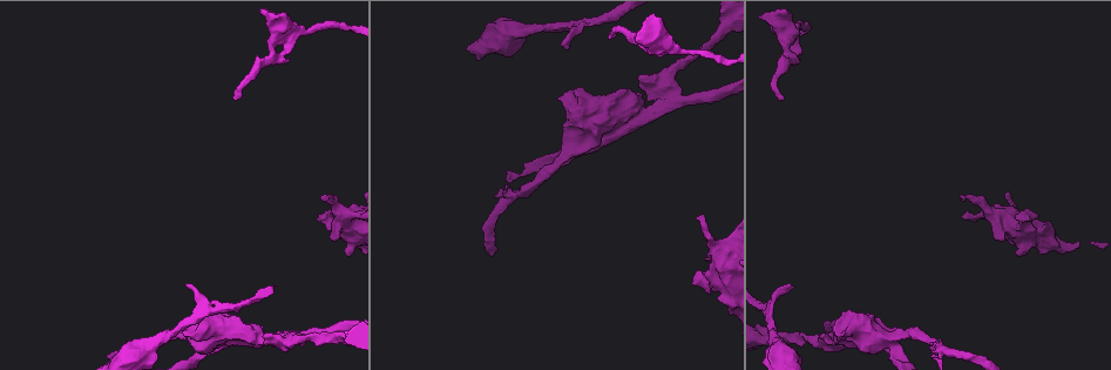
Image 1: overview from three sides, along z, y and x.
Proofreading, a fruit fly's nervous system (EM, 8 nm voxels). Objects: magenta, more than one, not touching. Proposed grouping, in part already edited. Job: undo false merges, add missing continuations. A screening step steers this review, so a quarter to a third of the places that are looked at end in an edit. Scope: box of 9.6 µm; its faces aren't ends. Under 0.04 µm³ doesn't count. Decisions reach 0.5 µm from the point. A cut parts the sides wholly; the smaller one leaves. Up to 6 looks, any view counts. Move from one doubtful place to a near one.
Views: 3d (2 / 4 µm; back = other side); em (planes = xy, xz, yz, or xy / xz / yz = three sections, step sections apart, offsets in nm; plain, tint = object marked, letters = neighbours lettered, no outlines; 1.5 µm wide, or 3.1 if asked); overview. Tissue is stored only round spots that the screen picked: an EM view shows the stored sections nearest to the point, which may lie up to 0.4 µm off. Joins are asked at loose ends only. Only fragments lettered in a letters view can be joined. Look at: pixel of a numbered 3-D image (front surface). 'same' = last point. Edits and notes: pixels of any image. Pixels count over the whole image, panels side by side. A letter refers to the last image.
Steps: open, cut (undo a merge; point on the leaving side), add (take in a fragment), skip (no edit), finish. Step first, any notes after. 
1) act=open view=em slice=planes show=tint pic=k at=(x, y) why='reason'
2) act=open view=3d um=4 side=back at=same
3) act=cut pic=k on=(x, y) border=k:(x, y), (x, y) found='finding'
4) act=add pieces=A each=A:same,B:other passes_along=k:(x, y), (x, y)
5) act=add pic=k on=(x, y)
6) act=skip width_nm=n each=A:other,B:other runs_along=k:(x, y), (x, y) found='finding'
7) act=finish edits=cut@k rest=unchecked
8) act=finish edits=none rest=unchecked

act=open view=3d um=4 side=back pic=1 at=(522, 31) why='thick turns thin'

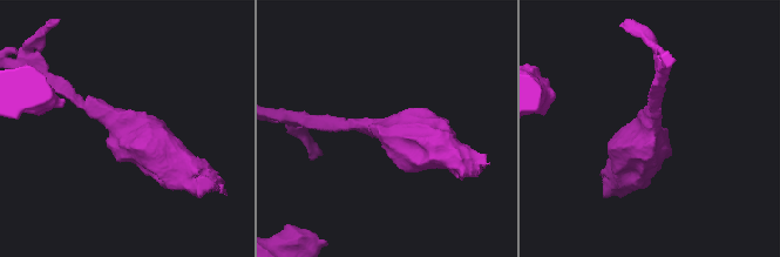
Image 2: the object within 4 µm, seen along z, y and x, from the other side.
act=open view=em slice=planes show=plain pic=2 at=(124, 126) arm_widths_nm=190,700

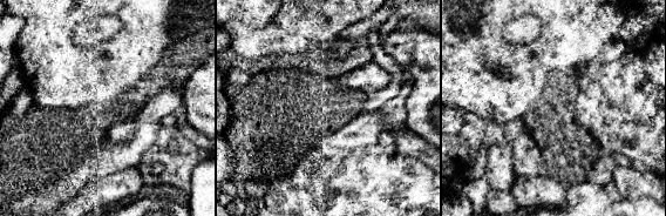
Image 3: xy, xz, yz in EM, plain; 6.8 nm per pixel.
act=open view=em slice=planes show=letters at=same why='see the neighbours'

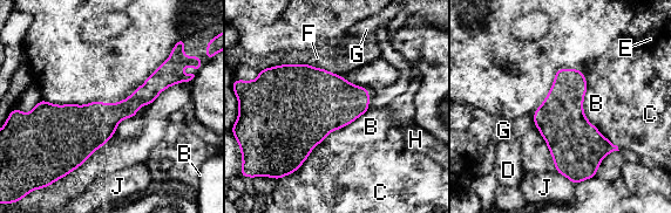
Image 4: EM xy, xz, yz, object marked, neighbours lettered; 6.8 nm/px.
act=skip each=B:other,C:other,D:other,E:other,F:other,G:other,H:other,J:other runs_along=4:(174, 80), (108, 116), (45, 112) found='continuous, no second cell'

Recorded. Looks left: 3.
act=open view=em slice=planes show=letters pic=1 at=(236, 100) why='free end'

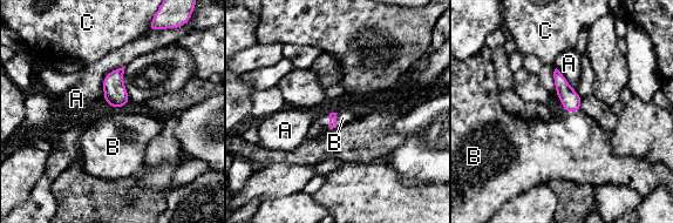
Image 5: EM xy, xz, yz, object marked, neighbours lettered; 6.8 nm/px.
act=add pic=5 on=(342, 117) longest_contact=A:260nm each=A:other,B:same,C:other passes_along=5:(332, 116), (335, 120), (342, 117) found='the cell continues'

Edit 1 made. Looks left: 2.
act=open view=em slice=planes show=plain pic=1 at=(699, 218)

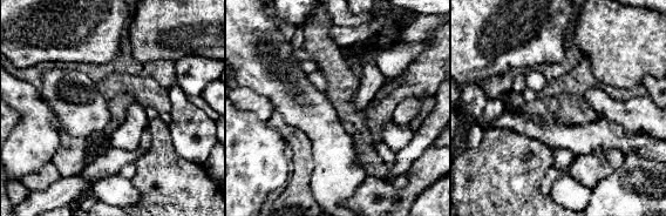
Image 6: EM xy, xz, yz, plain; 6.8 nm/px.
act=open view=em slice=planes show=letters at=same why='see the neighbours'

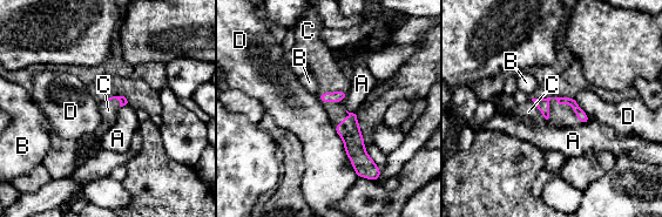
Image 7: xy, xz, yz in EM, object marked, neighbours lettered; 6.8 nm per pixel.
act=add pic=7 on=(528, 112) each=A:other,B:other,C:same,D:other passes_along=7:(541, 103), (549, 100), (528, 112) found='the cell continues'

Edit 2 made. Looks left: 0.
act=finish edits=add@5,add@7 rest=unchecked

